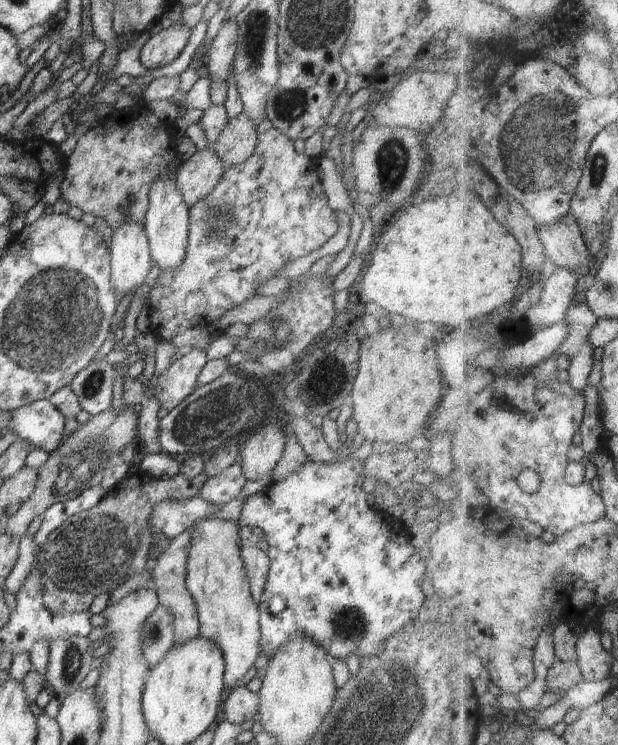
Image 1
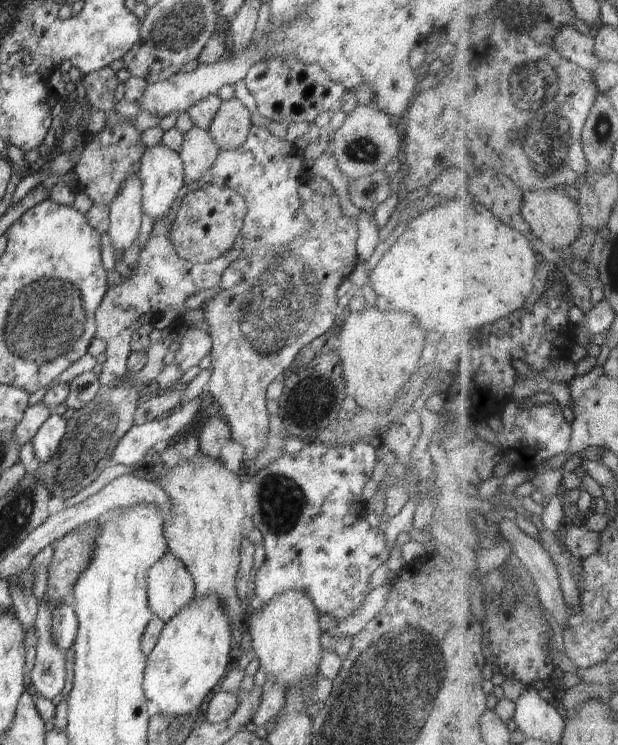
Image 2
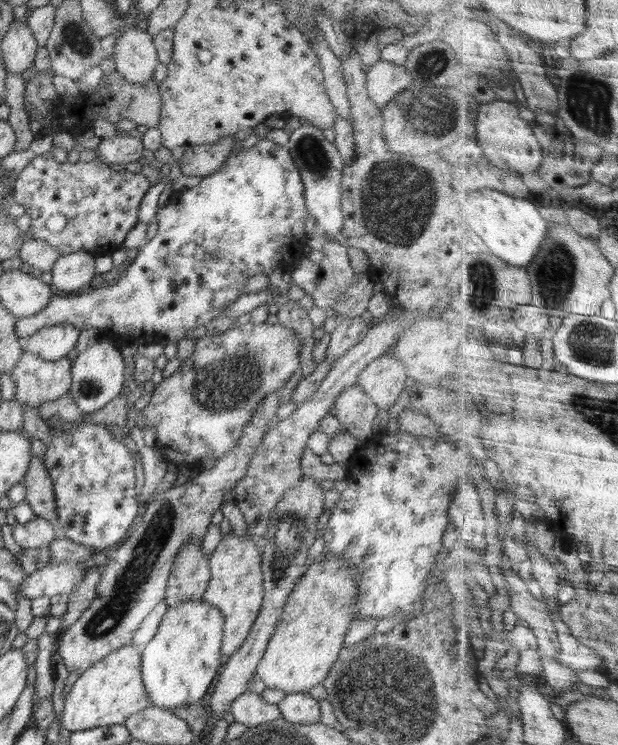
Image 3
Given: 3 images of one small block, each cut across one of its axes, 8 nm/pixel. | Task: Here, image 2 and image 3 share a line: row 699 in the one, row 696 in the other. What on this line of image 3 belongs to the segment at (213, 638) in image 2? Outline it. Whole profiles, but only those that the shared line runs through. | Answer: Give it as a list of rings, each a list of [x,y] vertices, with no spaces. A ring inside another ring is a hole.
[[[204,600],[178,602],[167,608],[158,631],[141,652],[144,688],[155,707],[172,711],[183,705],[202,704],[212,679],[221,670],[223,626],[220,610]]]

